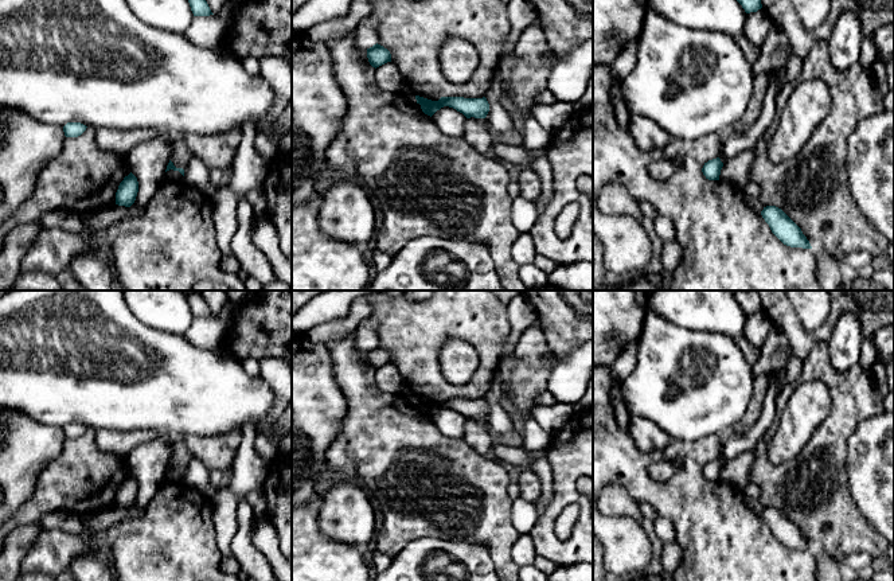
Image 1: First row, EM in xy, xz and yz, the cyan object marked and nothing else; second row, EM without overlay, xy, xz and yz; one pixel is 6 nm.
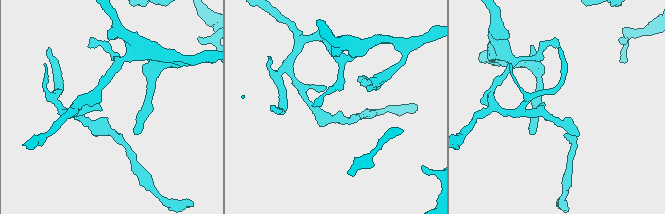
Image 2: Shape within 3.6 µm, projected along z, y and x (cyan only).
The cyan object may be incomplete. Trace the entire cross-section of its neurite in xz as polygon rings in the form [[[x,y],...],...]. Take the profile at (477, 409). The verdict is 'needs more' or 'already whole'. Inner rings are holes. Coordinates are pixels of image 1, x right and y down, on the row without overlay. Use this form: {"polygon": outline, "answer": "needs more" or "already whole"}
{"polygon": [[[415,397],[417,405],[425,416],[433,417],[444,408],[449,408],[462,414],[466,420],[485,420],[489,413],[489,405],[485,398],[483,399],[464,399],[464,398],[441,398],[438,402],[432,402]]], "answer": "already whole"}

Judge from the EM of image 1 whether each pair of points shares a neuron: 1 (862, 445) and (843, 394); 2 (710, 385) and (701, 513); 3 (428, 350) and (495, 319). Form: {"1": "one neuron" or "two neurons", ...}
{"1": "two neurons", "2": "two neurons", "3": "one neuron"}

